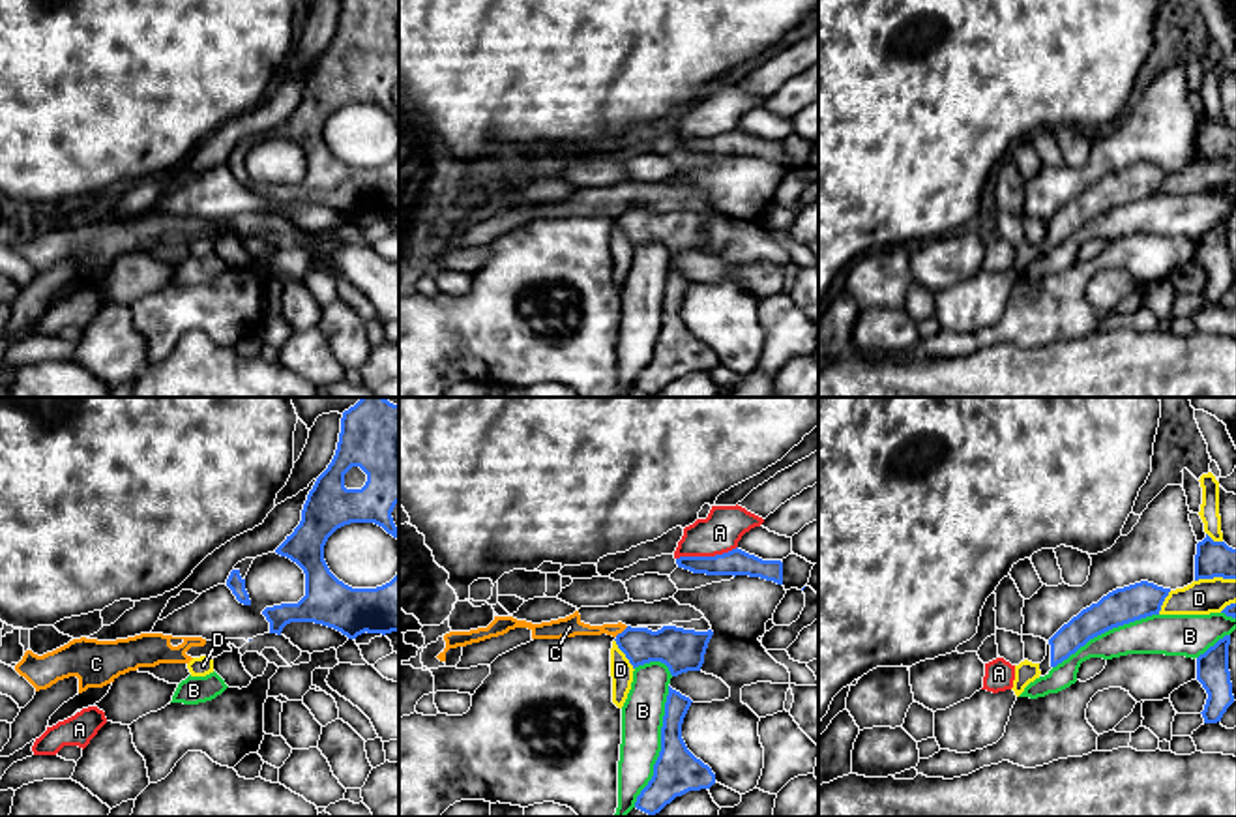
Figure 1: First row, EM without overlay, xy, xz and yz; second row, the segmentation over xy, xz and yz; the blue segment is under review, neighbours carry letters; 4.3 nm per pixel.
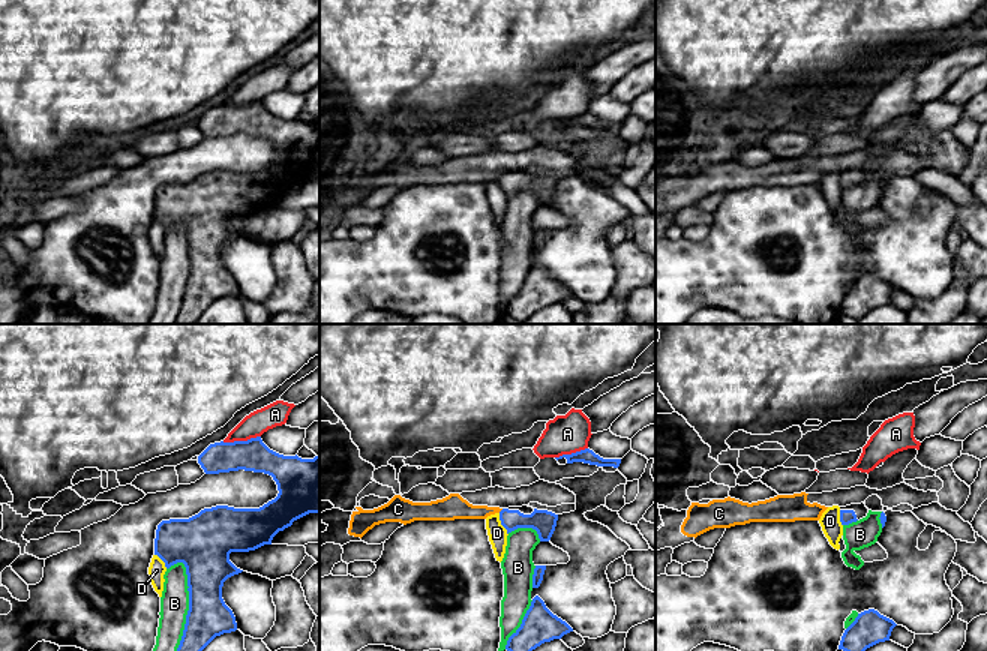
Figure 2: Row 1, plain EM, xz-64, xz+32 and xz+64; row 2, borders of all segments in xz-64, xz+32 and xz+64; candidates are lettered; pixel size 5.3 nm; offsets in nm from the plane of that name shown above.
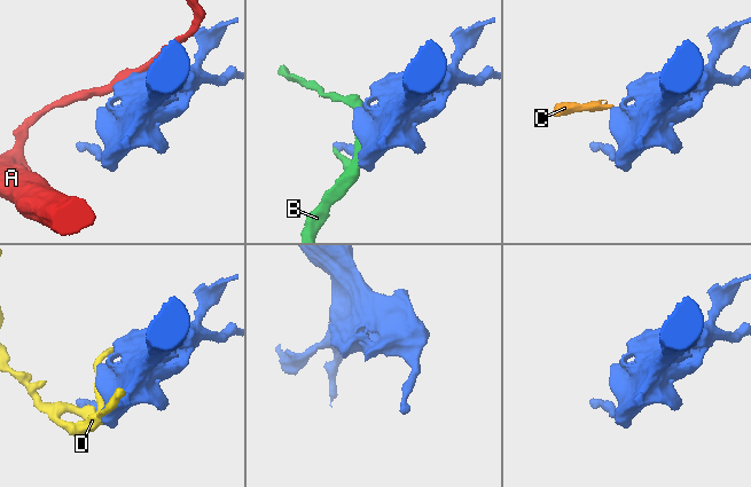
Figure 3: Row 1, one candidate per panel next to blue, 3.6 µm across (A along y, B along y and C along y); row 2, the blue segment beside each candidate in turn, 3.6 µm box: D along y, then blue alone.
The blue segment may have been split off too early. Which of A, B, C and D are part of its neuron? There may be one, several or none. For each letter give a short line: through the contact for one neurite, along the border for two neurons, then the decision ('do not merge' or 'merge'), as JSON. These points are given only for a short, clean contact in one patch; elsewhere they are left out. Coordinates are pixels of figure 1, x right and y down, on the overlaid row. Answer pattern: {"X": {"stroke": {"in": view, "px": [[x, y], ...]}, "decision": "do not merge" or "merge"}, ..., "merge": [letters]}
{"A": {"decision": "do not merge"}, "B": {"decision": "do not merge"}, "C": {"stroke": {"in": "xz", "px": [[628, 626], [615, 636]]}, "decision": "do not merge"}, "D": {"decision": "do not merge"}, "merge": []}

